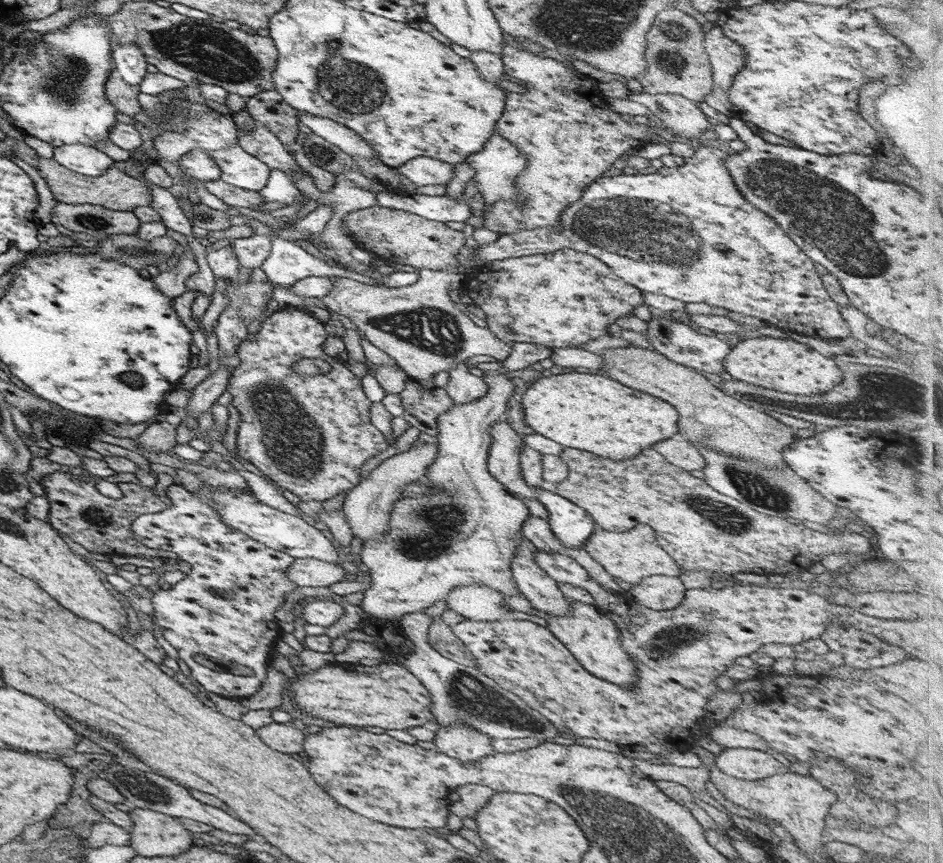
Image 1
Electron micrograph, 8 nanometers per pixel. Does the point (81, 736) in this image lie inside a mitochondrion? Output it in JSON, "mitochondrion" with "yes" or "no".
{"mitochondrion":"no"}

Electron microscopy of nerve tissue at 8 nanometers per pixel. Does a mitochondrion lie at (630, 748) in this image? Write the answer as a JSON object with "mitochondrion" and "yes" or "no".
{"mitochondrion":"no"}

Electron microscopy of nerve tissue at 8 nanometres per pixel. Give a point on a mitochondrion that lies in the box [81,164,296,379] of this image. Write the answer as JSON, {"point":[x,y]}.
{"point":[136,252]}

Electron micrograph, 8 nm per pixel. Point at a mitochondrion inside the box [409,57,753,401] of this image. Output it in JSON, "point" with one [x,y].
{"point":[650,231]}

